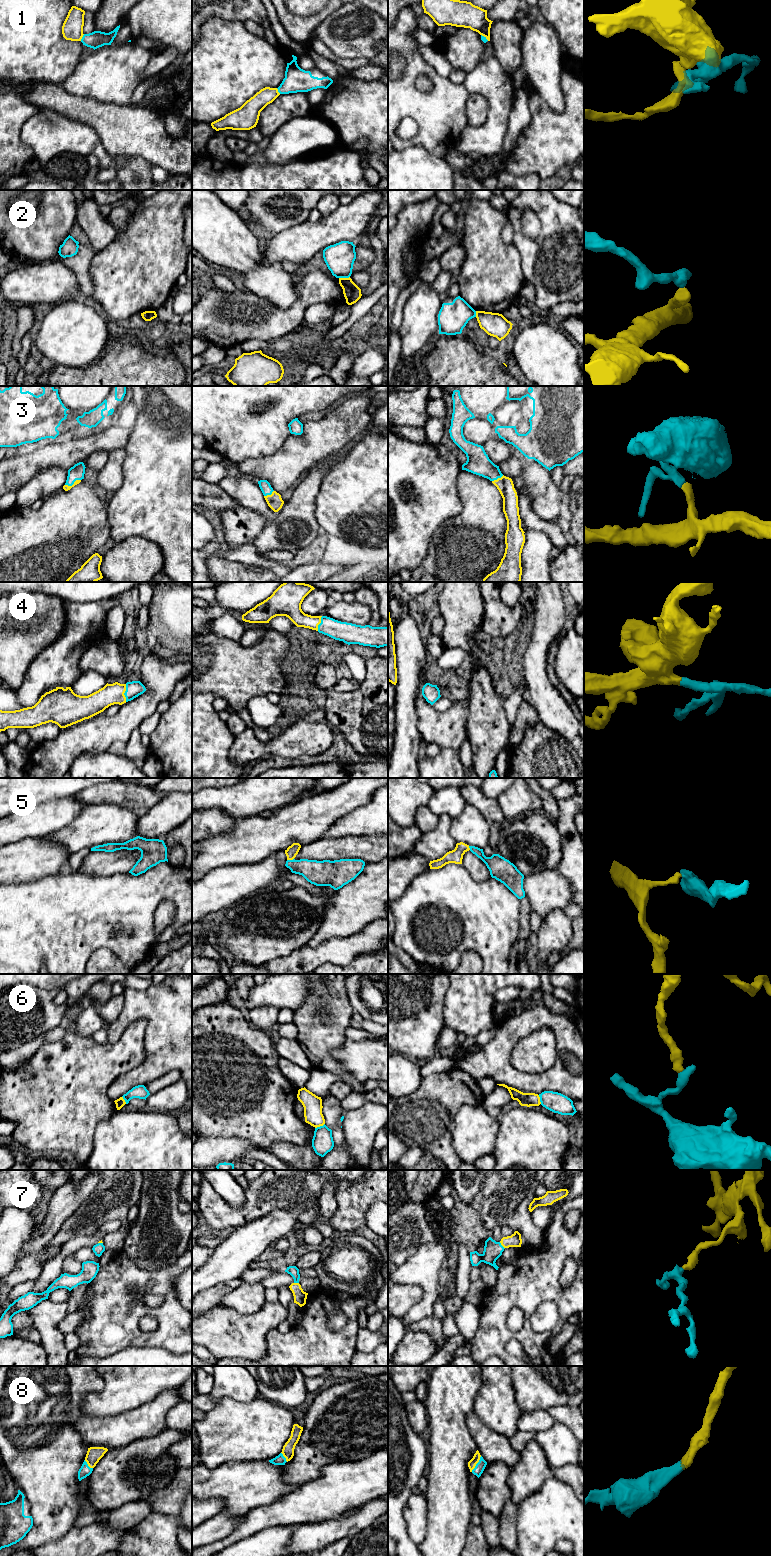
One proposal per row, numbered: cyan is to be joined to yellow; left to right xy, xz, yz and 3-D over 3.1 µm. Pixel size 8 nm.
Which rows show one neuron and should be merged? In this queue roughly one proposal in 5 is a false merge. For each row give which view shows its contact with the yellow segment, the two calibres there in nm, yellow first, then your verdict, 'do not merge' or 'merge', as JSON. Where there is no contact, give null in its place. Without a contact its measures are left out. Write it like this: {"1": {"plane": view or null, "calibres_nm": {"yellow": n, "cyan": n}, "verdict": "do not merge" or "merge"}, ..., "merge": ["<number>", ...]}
{"1": {"plane": "xy", "calibres_nm": {"yellow": 170, "cyan": 140}, "verdict": "do not merge"}, "2": {"plane": "xz", "calibres_nm": {"yellow": 140, "cyan": 240}, "verdict": "do not merge"}, "3": {"plane": "xy", "calibres_nm": {"yellow": 50, "cyan": 120}, "verdict": "merge"}, "4": {"plane": "xy", "calibres_nm": {"yellow": 170, "cyan": 130}, "verdict": "merge"}, "5": {"plane": "xz", "calibres_nm": {"yellow": 90, "cyan": 190}, "verdict": "merge"}, "6": {"plane": "xz", "calibres_nm": {"yellow": 150, "cyan": 170}, "verdict": "do not merge"}, "7": {"plane": "yz", "calibres_nm": {"yellow": 100, "cyan": 150}, "verdict": "merge"}, "8": {"plane": "yz", "calibres_nm": {"yellow": 70, "cyan": 80}, "verdict": "merge"}, "merge": ["3", "4", "5", "7", "8"]}

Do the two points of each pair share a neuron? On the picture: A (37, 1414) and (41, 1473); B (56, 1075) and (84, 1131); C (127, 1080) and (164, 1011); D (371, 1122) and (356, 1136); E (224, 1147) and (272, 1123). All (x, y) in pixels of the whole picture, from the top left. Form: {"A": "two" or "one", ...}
{"A": "one", "B": "one", "C": "one", "D": "one", "E": "two"}

